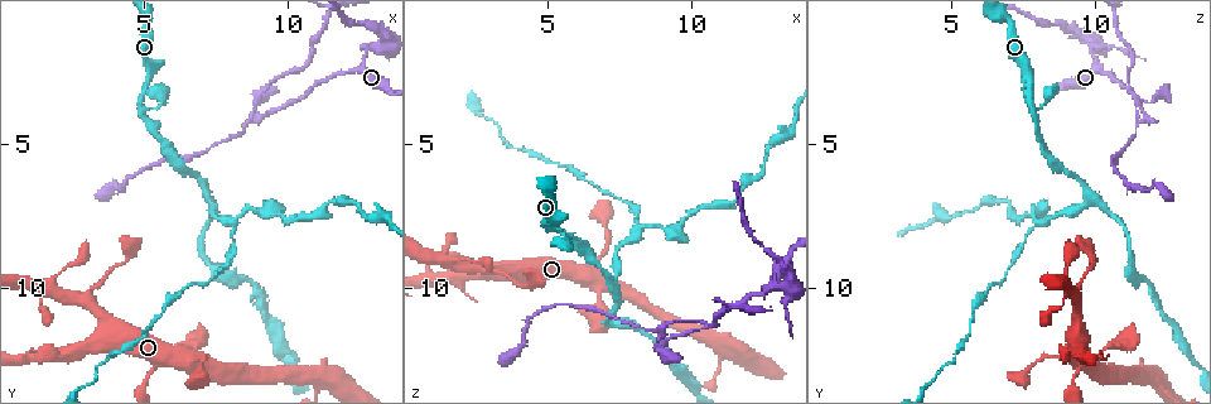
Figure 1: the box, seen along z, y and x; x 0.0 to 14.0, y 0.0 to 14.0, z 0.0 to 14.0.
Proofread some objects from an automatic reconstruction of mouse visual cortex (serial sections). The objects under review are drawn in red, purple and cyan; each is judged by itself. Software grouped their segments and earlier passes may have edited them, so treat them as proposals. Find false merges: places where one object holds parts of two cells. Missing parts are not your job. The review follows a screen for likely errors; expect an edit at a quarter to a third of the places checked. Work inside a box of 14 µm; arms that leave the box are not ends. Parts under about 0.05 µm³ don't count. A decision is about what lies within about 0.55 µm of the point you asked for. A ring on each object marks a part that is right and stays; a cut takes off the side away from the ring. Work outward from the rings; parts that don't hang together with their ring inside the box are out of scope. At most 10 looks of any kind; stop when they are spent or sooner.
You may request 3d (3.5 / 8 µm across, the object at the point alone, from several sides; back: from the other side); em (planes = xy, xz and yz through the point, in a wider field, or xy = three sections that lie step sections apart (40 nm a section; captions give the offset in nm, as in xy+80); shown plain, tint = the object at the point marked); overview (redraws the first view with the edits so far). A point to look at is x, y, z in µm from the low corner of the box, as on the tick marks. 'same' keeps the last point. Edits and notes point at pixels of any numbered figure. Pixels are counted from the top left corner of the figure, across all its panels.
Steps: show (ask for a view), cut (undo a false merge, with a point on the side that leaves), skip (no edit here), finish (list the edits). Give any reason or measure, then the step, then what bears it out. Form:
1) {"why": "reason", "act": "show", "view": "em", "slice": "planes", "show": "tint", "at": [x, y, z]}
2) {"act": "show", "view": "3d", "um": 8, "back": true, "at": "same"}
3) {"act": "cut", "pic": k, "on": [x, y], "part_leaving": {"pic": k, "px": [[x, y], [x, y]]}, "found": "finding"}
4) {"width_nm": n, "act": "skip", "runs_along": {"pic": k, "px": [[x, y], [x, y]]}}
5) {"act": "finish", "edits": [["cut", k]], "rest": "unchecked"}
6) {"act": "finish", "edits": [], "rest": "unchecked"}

{"act": "show", "view": "3d", "um": 8, "at": [4.8, 3.7, 7.7]}

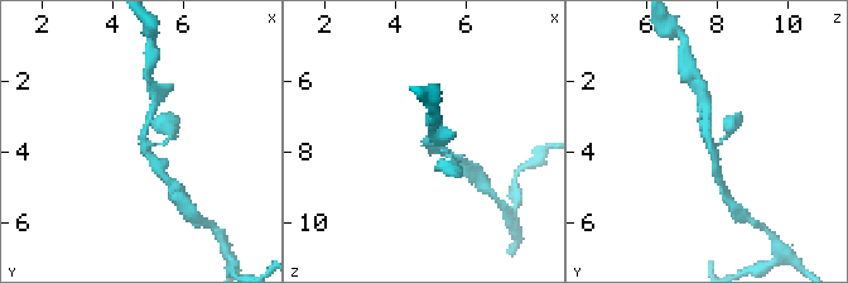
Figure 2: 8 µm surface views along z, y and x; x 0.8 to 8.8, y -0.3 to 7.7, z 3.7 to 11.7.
{"arms": 3, "arm_widths_nm": [100, 200, 250], "why": "need the tissue", "act": "show", "view": "em", "slice": "xy", "step": 1, "show": "tint", "at": [4.8, 3.7, 7.8]}

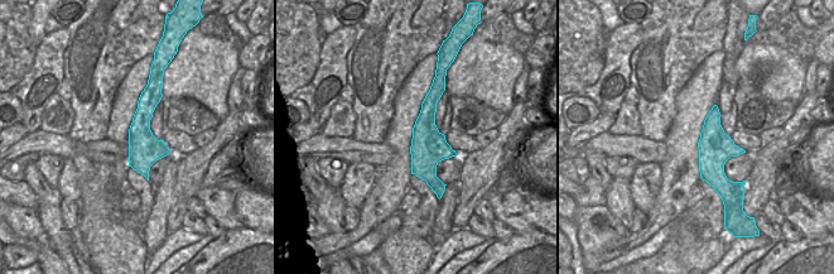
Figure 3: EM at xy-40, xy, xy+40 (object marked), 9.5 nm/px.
{"act": "skip", "runs_along": {"pic": 3, "px": [[437, 90], [428, 174], [439, 190]]}, "found": "all the same cell"}

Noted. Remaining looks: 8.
{"why": "thin neck", "act": "show", "view": "3d", "um": 8, "at": [9.1, 4.1, 11.8]}

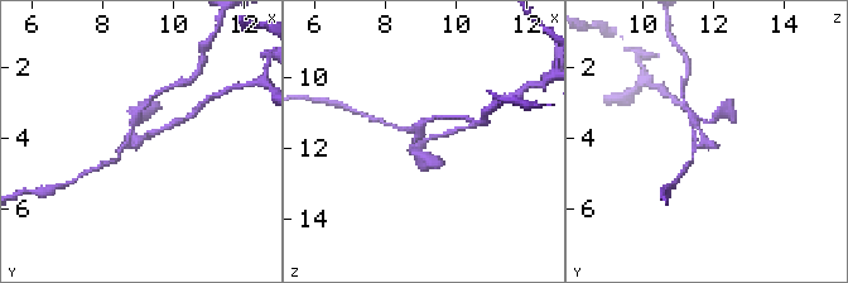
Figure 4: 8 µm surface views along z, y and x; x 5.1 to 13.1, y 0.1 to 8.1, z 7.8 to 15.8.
{"act": "show", "view": "3d", "um": 3.5, "at": [9.0, 4.0, 11.8]}

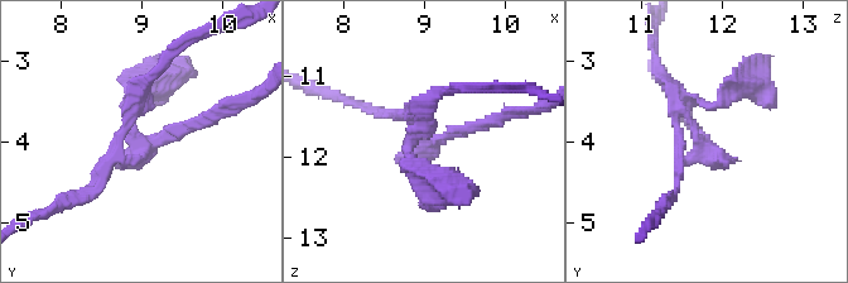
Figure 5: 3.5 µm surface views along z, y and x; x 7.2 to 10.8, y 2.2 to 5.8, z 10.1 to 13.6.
{"act": "show", "view": "em", "slice": "planes", "show": "tint", "at": [9.05, 4.10, 11.80]}

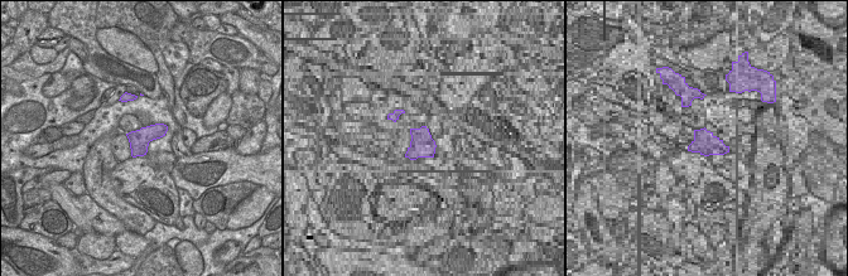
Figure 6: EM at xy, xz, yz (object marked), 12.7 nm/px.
{"width_nm": 260, "act": "cut", "pic": 5, "on": [413, 129], "part_leaving": {"pic": 5, "px": [[419, 133], [412, 110], [458, 87]]}, "found": "a second cell is stuck on"}

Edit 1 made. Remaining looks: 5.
{"why": "abrupt turn", "act": "show", "view": "3d", "um": 8, "at": [7.3, 6.9, 10.0]}

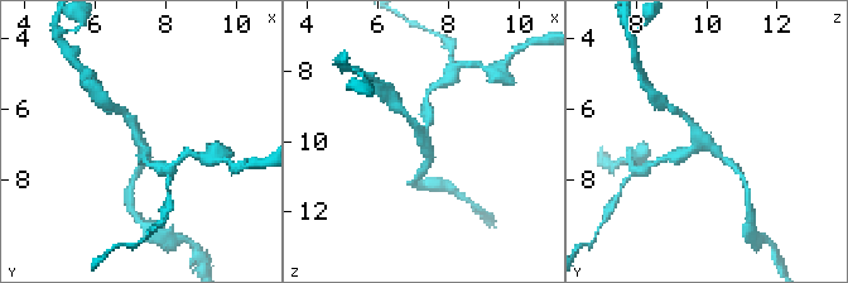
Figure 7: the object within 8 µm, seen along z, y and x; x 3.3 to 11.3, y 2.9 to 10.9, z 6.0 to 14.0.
{"arms": 3, "arm_widths_nm": [200, 200, 250], "why": "now the EM", "act": "show", "view": "em", "slice": "xy", "step": 3, "show": "tint", "at": [7.2, 6.9, 9.9]}

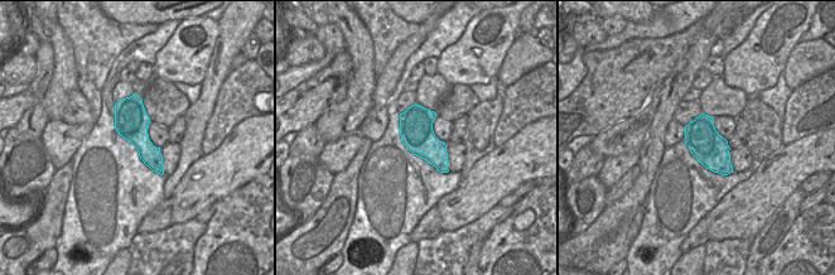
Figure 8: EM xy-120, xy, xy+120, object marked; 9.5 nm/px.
{"width_nm": 320, "act": "skip", "runs_along": {"pic": 7, "px": [[126, 114], [135, 126], [145, 156]]}, "found": "continuous, no second cell"}

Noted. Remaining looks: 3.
{"why": "thick turns thin", "act": "show", "view": "em", "slice": "xy", "step": 5, "show": "tint", "at": [8.1, 7.7, 8.0]}

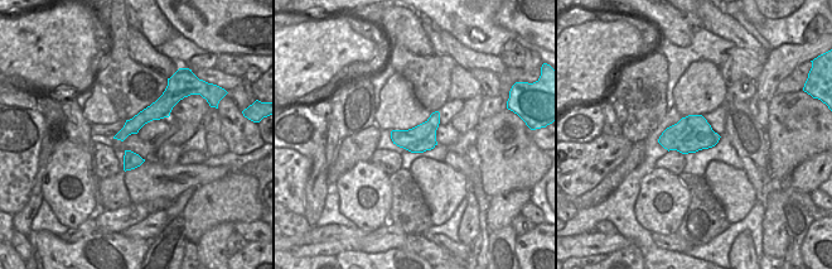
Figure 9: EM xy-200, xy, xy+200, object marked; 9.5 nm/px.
{"act": "show", "view": "3d", "um": 3.5, "at": "same"}

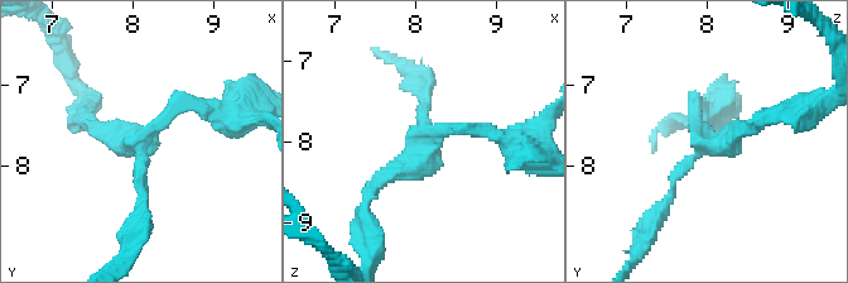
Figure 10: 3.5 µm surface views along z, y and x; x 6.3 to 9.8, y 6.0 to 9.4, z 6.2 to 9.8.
{"arm_widths_nm": [100, 150, 200], "act": "skip", "runs_along": {"pic": 9, "px": [[172, 102], [141, 118], [120, 137]]}, "found": "continuous, no second cell"}

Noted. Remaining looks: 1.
{"act": "finish", "edits": [["cut", 5]], "rest": "unchecked"}

